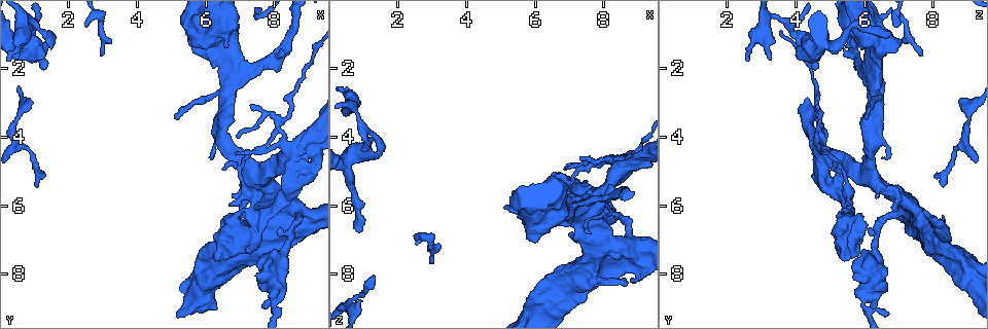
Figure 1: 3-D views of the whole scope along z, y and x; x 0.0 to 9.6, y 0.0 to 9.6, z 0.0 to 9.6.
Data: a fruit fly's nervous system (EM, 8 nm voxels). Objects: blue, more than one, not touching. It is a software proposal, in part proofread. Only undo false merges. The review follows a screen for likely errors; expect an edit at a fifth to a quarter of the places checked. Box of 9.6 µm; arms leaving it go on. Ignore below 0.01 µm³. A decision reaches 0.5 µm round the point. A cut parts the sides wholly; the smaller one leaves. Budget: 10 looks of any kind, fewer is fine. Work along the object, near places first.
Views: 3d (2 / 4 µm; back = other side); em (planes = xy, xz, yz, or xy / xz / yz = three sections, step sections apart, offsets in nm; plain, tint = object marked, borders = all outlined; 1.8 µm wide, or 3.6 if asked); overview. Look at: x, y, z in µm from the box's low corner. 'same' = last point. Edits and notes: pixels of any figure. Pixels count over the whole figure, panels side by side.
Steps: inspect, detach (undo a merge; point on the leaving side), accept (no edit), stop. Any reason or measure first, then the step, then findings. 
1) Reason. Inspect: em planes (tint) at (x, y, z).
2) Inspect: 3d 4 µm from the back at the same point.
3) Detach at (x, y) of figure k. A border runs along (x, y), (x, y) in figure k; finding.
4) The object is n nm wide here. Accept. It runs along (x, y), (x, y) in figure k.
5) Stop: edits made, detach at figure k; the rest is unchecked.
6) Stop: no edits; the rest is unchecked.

Sudden change in width. Inspect: 3d 2 µm from the back at (7.50, 5.50, 6.60).

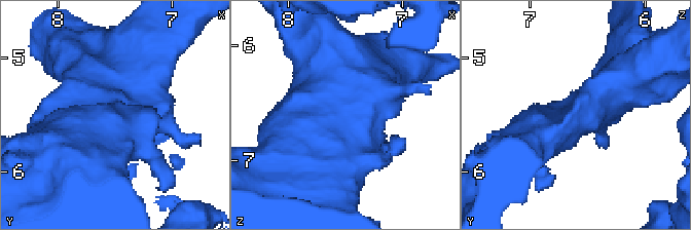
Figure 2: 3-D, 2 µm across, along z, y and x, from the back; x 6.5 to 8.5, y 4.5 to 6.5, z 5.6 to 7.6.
Inspect: em yz step 4 (tint) at (7.56, 5.52, 6.54).

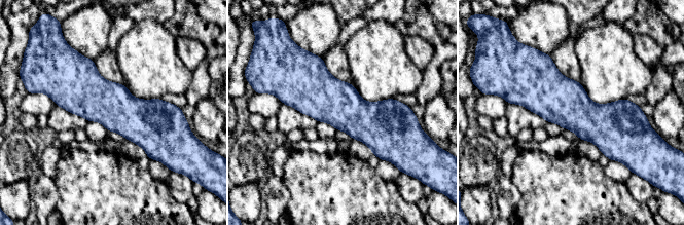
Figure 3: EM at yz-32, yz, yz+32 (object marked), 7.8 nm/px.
Accept. One neuron here.

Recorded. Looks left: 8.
Calibre changes. Inspect: 3d 4 µm from the back at (7.80, 6.95, 7.95).

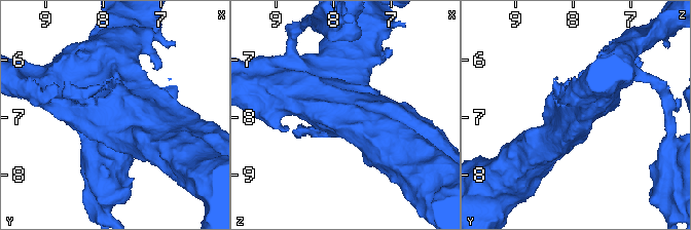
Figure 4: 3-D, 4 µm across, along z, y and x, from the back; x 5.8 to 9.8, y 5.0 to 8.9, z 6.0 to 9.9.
Inspect: em planes (borders) at (7.85, 6.95, 8.00).

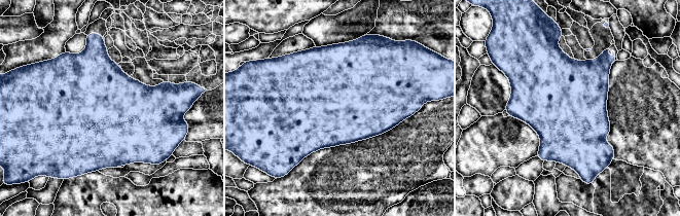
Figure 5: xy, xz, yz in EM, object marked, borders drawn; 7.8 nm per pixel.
Accept. All the same neuron.

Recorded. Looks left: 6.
Two arms at a narrow angle. Inspect: em 3.6 µm xy step 4 (tint) at (8.20, 7.45, 6.25).

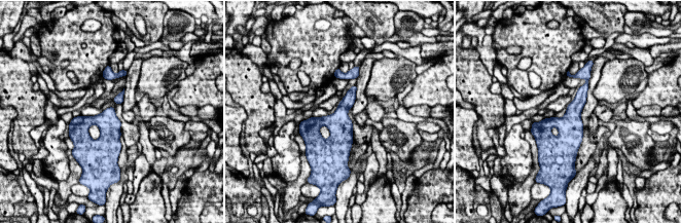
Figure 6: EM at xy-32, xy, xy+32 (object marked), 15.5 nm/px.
Another direction. Inspect: em 3.6 µm planes (tint) at the same point.

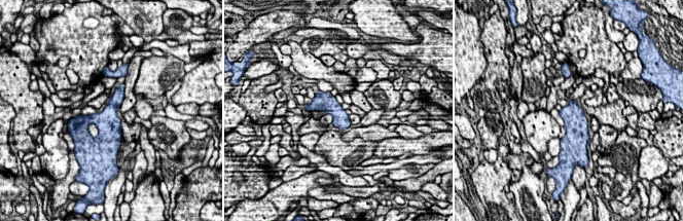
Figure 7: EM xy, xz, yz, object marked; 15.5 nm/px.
Accept. One neuron here.

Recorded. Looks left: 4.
Sharp bend. Inspect: em planes (tint) at (8.15, 3.55, 4.65).

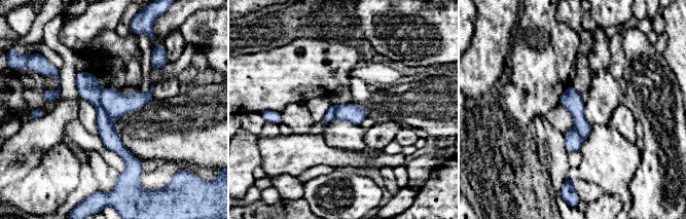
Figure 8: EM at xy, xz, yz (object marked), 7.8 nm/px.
Detach at (115, 104) of figure 8. A border runs along (101, 89), (100, 104), (112, 125) in figure 8; two neurons meet here.

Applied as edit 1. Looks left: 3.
Stop: edits made, detach at figure 8; the rest is unchecked.

